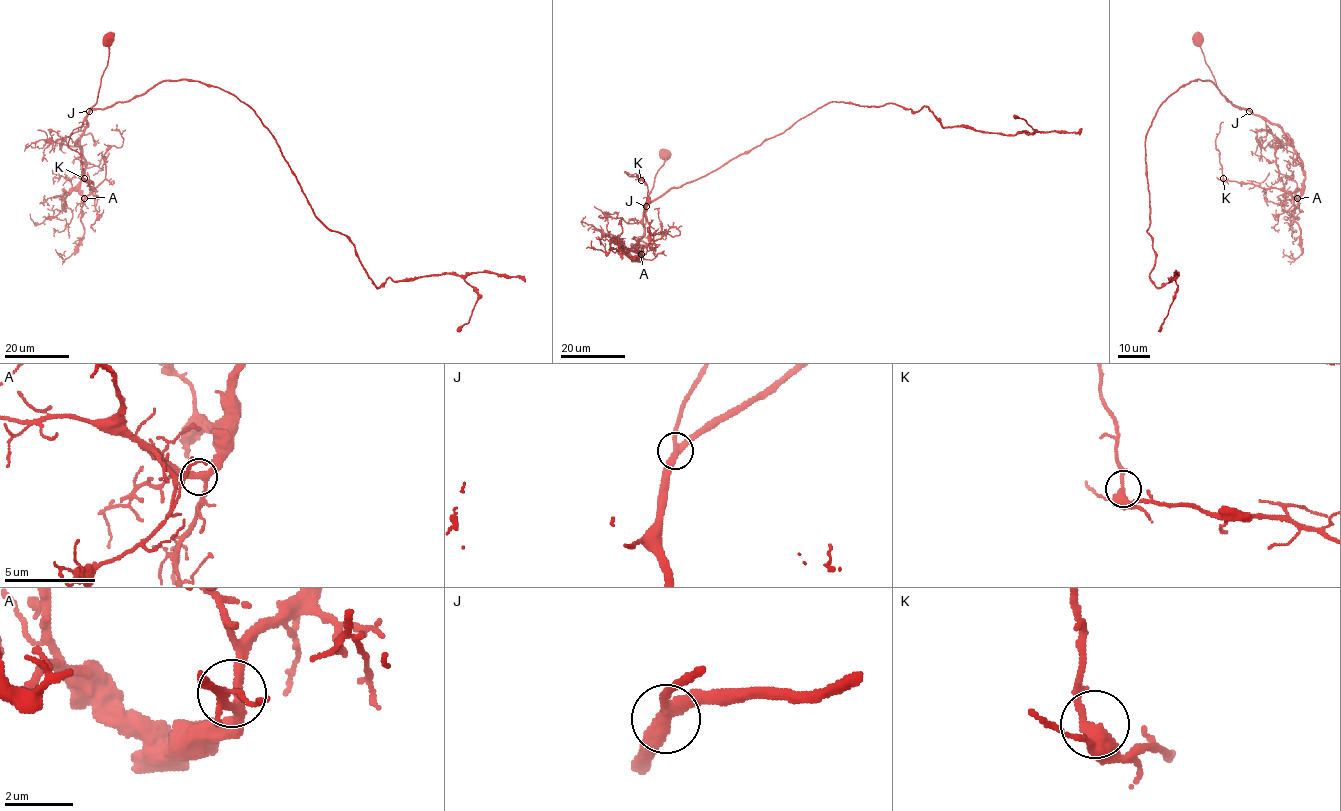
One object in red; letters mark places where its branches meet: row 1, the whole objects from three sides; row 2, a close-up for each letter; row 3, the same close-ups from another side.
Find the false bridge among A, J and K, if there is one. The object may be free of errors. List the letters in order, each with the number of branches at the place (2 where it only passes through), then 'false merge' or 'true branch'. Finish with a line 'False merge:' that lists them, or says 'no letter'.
A: 3 branches meet; true branch
J: 3 branches meet; true branch
K: 3 branches meet; true branch
False merge: no letter

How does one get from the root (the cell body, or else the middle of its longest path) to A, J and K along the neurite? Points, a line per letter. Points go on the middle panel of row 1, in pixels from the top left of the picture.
A: (662, 154), (664, 163), (657, 172), (645, 203), (644, 235), (637, 243), (642, 258), (636, 260), (641, 254)
J: (662, 154), (665, 160), (657, 172), (645, 205)
K: (662, 154), (664, 163), (645, 203), (644, 235), (637, 243), (639, 261), (649, 235), (648, 186), (641, 180)

